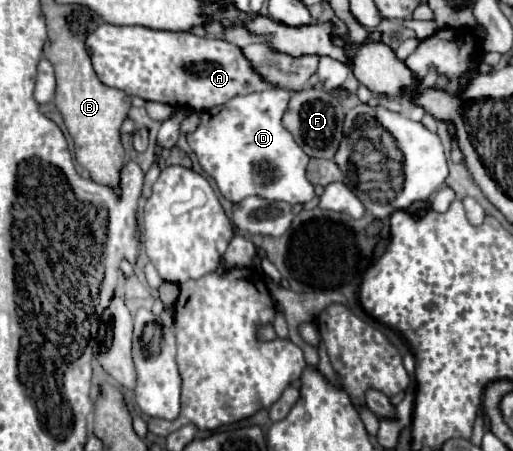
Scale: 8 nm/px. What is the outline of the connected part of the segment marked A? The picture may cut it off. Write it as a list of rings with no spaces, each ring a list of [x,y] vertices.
[[[103,23],[87,37],[85,45],[95,73],[105,85],[171,107],[179,105],[207,111],[227,103],[231,97],[275,87],[255,73],[253,65],[243,57],[243,51],[237,45],[225,39],[197,37],[189,31],[157,31],[139,25],[119,27]]]

